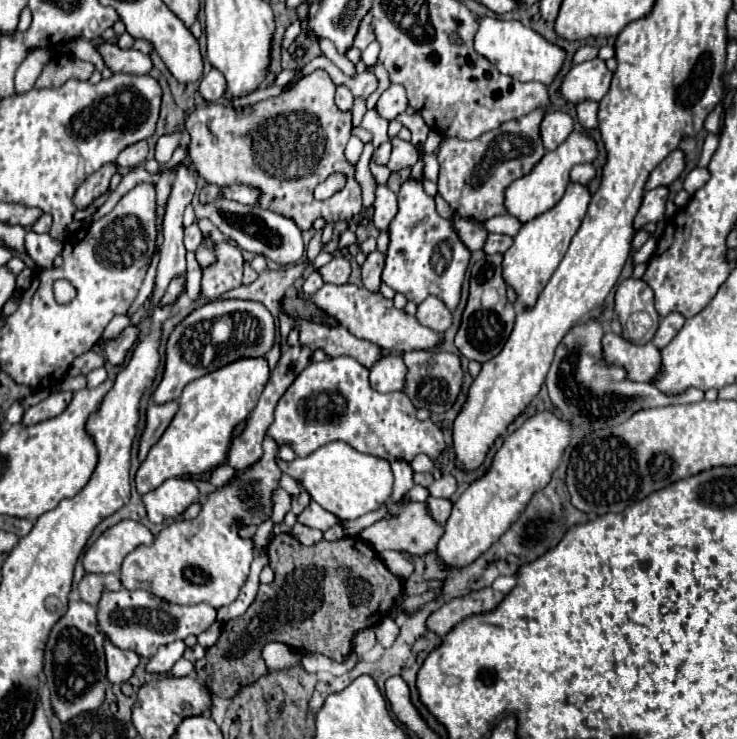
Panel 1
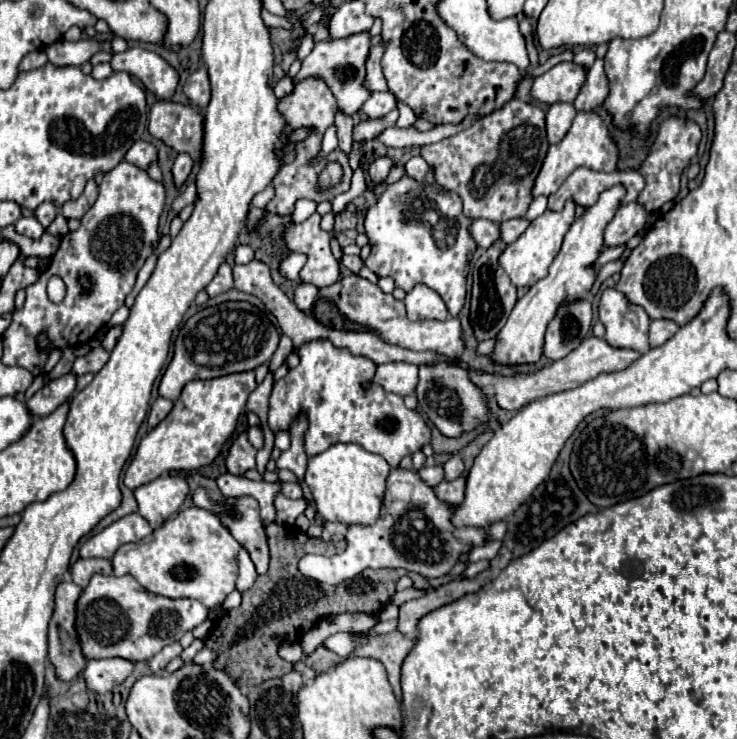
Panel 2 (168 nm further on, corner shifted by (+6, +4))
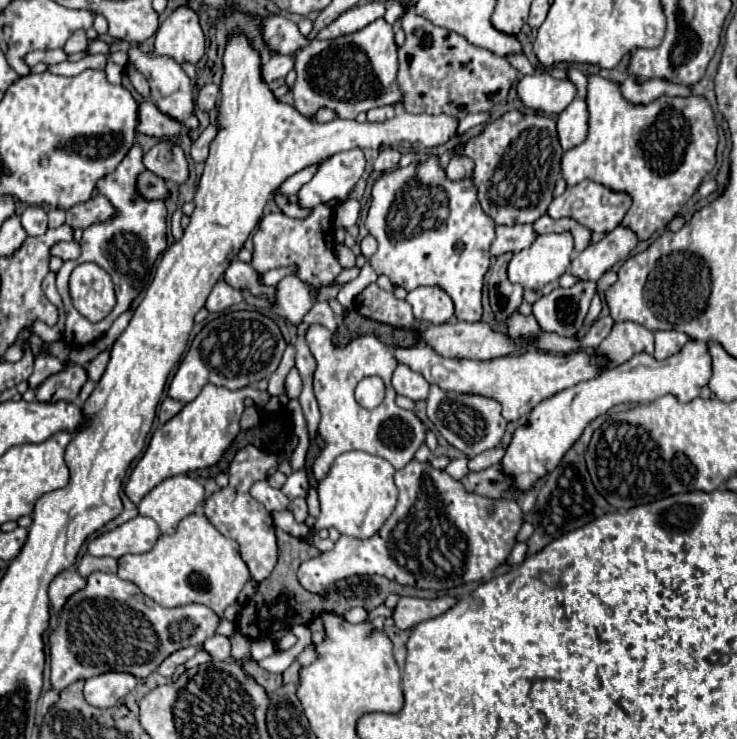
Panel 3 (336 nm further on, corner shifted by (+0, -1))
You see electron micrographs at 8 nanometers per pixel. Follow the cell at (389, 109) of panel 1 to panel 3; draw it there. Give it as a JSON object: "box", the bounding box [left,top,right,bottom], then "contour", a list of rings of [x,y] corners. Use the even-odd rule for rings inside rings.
{"box":[368,105,394,121],"contour":[[[384,105],[384,107],[376,107],[368,111],[368,121],[386,121],[394,117],[394,107],[392,105]]]}

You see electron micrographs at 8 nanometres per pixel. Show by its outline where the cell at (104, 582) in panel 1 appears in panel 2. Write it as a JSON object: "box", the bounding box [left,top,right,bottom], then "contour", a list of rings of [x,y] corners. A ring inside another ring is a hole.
{"box":[72,558,112,588],"contour":[[[78,558],[78,562],[72,566],[72,580],[80,588],[86,588],[94,574],[112,574],[112,562],[106,558]]]}

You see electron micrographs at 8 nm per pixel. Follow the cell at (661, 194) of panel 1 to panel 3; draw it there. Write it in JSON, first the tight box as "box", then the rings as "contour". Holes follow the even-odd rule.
{"box":[570,225,638,281],"contour":[[[618,225],[614,231],[606,233],[604,239],[600,239],[598,243],[590,243],[582,253],[578,253],[572,259],[570,271],[584,281],[596,281],[614,265],[626,261],[636,245],[638,235],[630,227]]]}

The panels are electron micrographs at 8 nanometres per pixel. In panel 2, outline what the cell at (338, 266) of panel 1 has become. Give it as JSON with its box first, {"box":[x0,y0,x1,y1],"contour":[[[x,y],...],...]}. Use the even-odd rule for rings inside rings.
{"box":[282,212,338,288],"contour":[[[314,212],[302,224],[286,224],[282,232],[284,248],[288,252],[306,254],[306,264],[300,272],[300,280],[326,288],[338,282],[338,260],[330,252],[330,234],[320,228],[320,214]]]}

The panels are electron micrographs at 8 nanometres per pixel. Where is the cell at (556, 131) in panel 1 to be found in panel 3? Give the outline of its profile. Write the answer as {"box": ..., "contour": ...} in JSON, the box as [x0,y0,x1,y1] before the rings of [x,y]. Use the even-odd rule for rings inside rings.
{"box":[558,97,588,149],"contour":[[[576,97],[560,115],[558,115],[558,137],[562,149],[576,147],[584,141],[586,129],[588,129],[588,113],[586,113],[586,101],[582,97]]]}

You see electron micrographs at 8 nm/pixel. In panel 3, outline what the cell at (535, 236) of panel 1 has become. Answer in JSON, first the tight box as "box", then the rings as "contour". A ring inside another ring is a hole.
{"box":[508,231,574,289],"contour":[[[570,231],[538,235],[536,241],[528,249],[522,249],[520,253],[514,253],[512,261],[508,263],[508,277],[510,277],[512,283],[522,285],[524,289],[540,289],[546,283],[552,283],[552,281],[560,279],[560,275],[570,265],[572,251],[574,251],[574,237],[572,237]]]}

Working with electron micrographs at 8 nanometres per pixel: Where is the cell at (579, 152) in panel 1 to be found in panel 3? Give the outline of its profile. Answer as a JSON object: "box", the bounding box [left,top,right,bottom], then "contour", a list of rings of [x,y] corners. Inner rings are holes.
{"box":[562,75,718,239],"contour":[[[588,75],[588,135],[586,139],[564,151],[562,155],[562,177],[566,185],[576,185],[578,181],[590,179],[602,183],[614,191],[632,195],[632,207],[628,209],[622,225],[634,229],[638,239],[648,239],[658,229],[682,209],[682,205],[696,193],[704,175],[712,171],[716,163],[716,143],[718,131],[712,109],[704,97],[660,97],[650,105],[632,105],[622,99],[618,83],[602,79],[600,75]]]}

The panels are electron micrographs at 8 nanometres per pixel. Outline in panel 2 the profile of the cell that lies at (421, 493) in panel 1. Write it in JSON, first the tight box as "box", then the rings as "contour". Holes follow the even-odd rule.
{"box":[420,466,444,486],"contour":[[[426,466],[420,470],[420,476],[426,480],[426,484],[436,486],[444,480],[444,468],[442,466]]]}

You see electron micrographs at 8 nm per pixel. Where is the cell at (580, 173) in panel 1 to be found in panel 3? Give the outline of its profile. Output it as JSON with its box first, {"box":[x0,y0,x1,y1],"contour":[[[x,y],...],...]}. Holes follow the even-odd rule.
{"box":[548,181,632,233],"contour":[[[580,181],[578,185],[572,185],[572,187],[566,187],[566,191],[556,197],[550,207],[548,207],[548,215],[552,219],[560,219],[560,217],[572,217],[576,219],[580,225],[588,227],[590,231],[596,231],[596,233],[608,233],[610,229],[614,229],[622,219],[624,215],[628,213],[632,205],[632,197],[628,193],[620,193],[620,191],[612,191],[596,181]]]}

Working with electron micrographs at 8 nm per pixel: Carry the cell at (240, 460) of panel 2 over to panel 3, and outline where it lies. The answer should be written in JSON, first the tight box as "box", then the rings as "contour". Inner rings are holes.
{"box":[204,445,278,581],"contour":[[[246,445],[244,449],[240,449],[234,455],[234,459],[230,463],[230,469],[228,469],[230,483],[224,489],[220,489],[218,493],[210,495],[204,505],[204,515],[210,519],[210,523],[222,535],[238,541],[240,555],[242,555],[244,563],[248,565],[252,579],[256,579],[256,581],[264,581],[272,573],[272,569],[278,561],[278,547],[270,513],[266,511],[266,507],[260,501],[254,501],[254,497],[250,497],[248,491],[250,491],[252,483],[266,479],[268,469],[276,467],[276,465],[278,463],[276,463],[274,453],[264,453],[264,451],[256,449],[254,445]]]}

